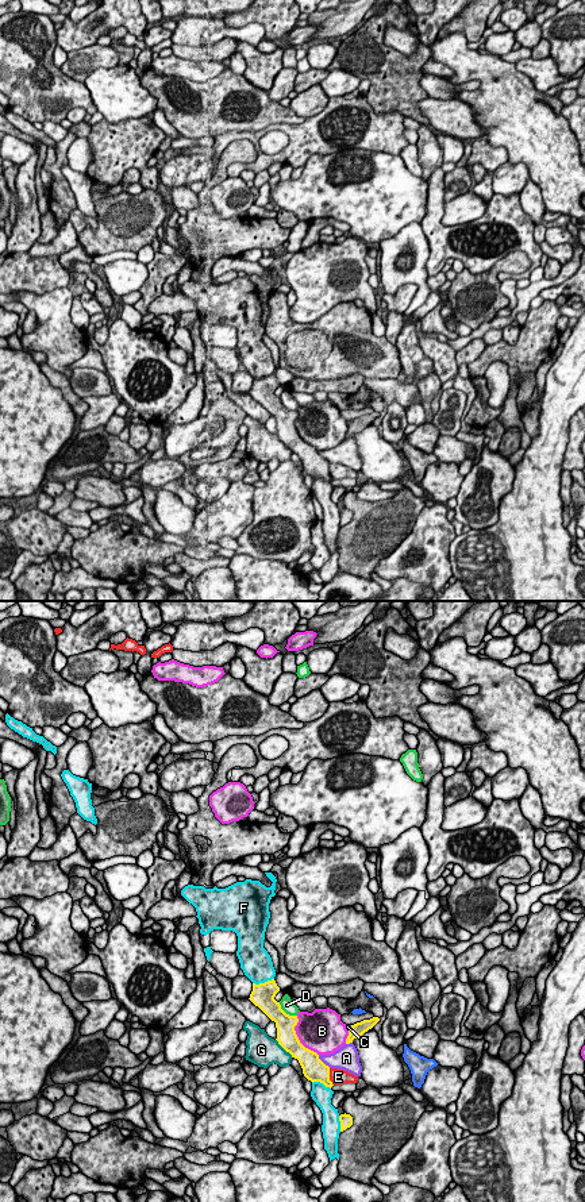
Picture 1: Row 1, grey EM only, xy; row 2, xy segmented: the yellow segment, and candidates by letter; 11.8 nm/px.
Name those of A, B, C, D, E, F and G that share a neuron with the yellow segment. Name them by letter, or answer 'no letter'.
no letter

